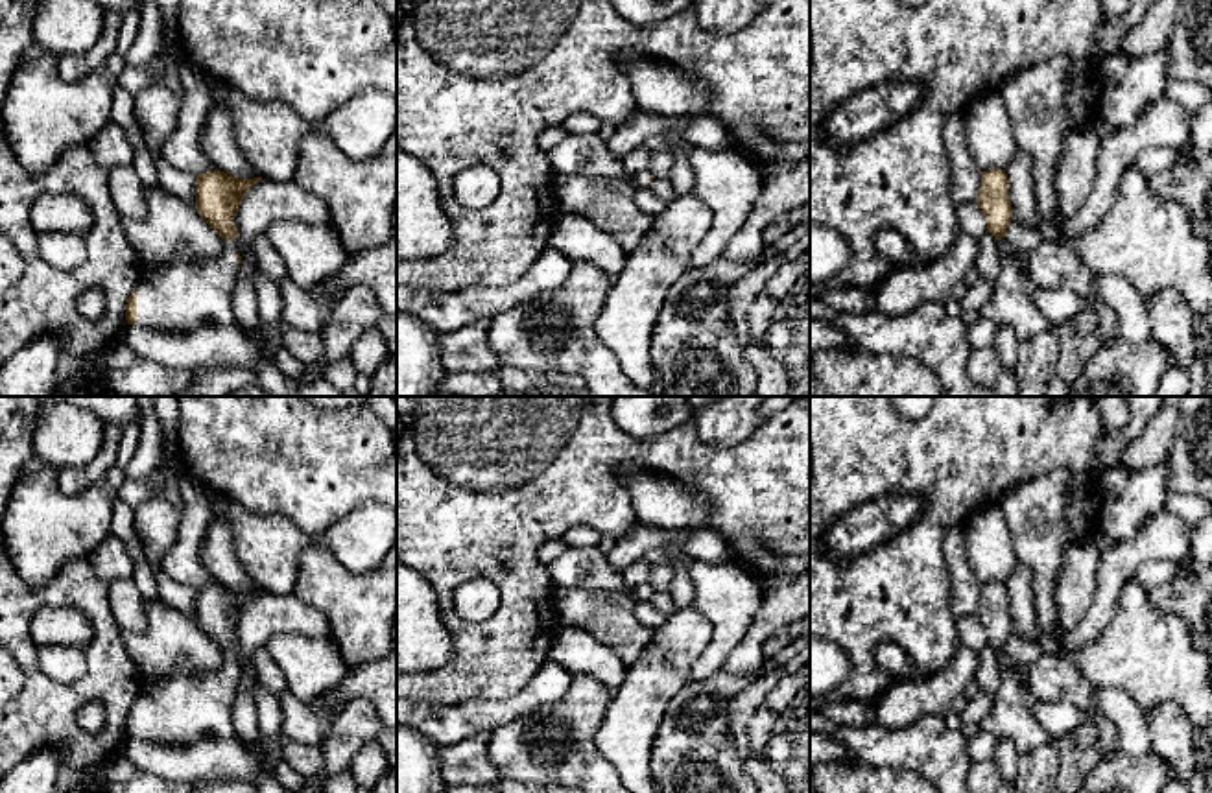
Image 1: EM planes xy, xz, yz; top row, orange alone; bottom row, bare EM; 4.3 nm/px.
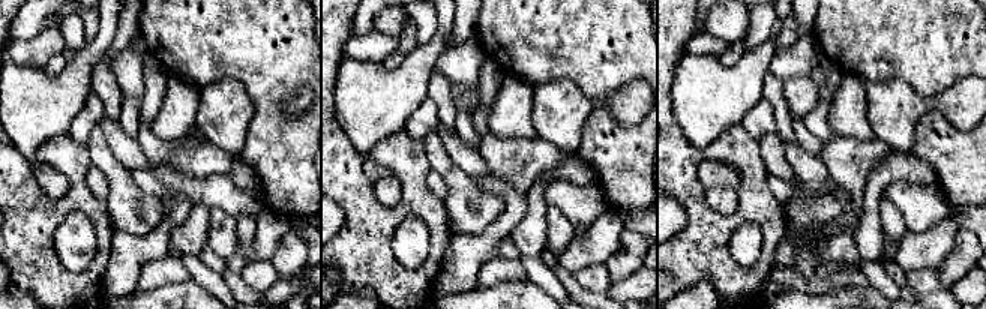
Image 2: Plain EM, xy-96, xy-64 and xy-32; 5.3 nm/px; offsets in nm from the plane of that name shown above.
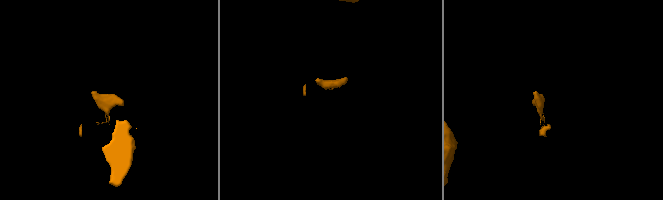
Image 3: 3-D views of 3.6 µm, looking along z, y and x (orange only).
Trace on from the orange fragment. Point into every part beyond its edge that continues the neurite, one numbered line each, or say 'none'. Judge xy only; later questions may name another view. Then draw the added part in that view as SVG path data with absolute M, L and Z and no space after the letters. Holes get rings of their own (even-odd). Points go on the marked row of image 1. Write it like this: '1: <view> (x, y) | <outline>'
1: xy (179, 299) | M229 238L216 260L144 267L135 288L137 326L190 334L203 326L232 325L236 253L236 240Z

